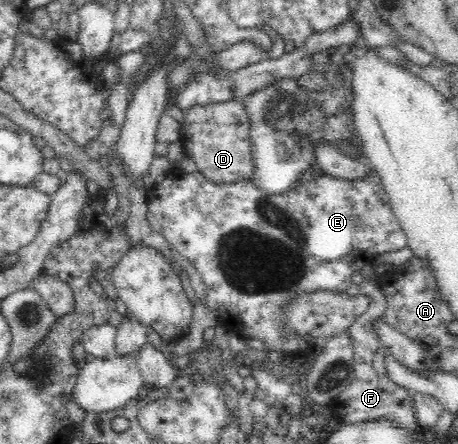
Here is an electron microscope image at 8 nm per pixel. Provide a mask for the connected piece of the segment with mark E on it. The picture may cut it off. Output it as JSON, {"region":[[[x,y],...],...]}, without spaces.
{"region":[[[175,168],[167,172],[163,181],[148,190],[148,211],[146,215],[151,228],[153,228],[155,232],[161,233],[167,239],[171,248],[177,250],[187,258],[202,276],[202,280],[205,283],[205,292],[207,294],[206,306],[210,310],[218,312],[221,318],[223,318],[221,312],[225,312],[231,320],[238,320],[239,326],[243,326],[243,328],[239,328],[239,334],[243,334],[244,332],[249,334],[253,339],[263,341],[269,351],[282,352],[291,360],[294,359],[292,361],[299,365],[301,365],[302,361],[307,357],[311,357],[316,339],[311,339],[311,337],[299,337],[299,334],[291,333],[291,331],[285,329],[284,316],[282,316],[282,314],[284,313],[286,304],[293,297],[302,295],[303,293],[314,293],[317,291],[345,293],[345,290],[352,284],[351,276],[353,276],[354,272],[361,270],[363,267],[362,264],[365,262],[373,262],[378,255],[401,250],[407,246],[406,234],[400,222],[393,214],[390,200],[387,196],[387,191],[384,189],[380,174],[374,169],[372,169],[369,174],[359,176],[359,178],[353,178],[353,180],[325,175],[316,171],[311,180],[300,181],[287,192],[274,195],[263,192],[252,179],[240,180],[239,182],[231,184],[215,183],[207,180],[199,171],[187,173],[183,172],[181,168]]]}

